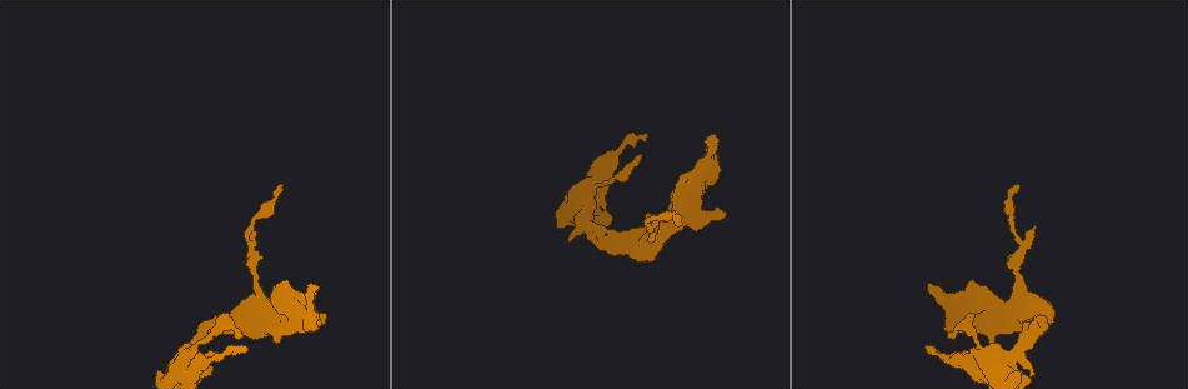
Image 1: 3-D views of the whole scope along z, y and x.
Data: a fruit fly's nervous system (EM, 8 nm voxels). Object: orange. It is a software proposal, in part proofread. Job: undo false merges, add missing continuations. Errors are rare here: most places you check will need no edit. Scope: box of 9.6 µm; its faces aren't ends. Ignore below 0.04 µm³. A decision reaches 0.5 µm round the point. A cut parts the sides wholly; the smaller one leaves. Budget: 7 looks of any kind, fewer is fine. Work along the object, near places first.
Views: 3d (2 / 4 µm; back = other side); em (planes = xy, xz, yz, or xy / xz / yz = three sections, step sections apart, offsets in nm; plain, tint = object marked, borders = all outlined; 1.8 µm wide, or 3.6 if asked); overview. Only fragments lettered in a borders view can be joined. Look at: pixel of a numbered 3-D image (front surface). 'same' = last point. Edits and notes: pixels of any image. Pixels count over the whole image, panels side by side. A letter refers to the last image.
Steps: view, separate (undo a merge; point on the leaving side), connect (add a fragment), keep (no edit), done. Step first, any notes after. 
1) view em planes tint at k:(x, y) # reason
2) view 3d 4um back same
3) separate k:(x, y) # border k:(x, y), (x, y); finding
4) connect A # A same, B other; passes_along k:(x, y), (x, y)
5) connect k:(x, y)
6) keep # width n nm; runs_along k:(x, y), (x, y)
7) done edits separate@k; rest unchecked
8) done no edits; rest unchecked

view 3d 2um at 1:(678, 224) # an open end

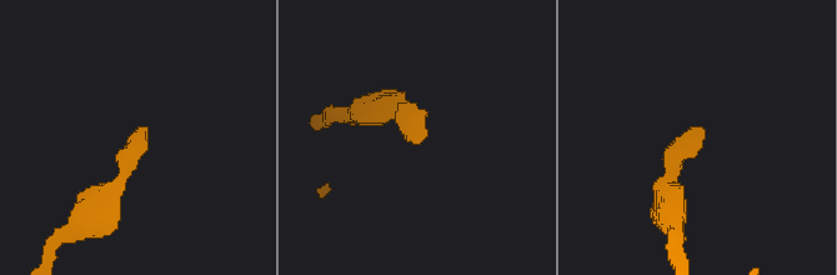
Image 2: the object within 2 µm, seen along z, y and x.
view em 3.6um xy step 8 tint at 2:(700, 129) # shape alone is not enough

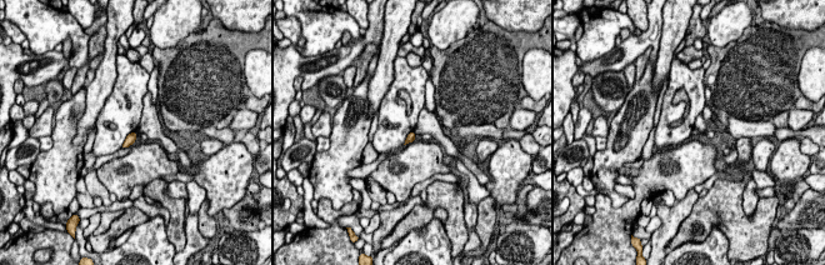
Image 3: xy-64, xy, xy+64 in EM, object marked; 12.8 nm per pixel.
view em 3.6um planes borders same

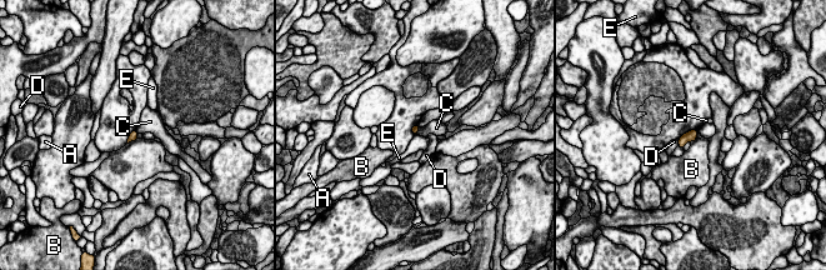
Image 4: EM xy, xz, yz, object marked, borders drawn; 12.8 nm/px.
keep # width 90 nm; A other, B other, C other, D other, E other; no lettered fragment goes on from it

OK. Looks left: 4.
view em planes tint at 1:(995, 315) # branch point

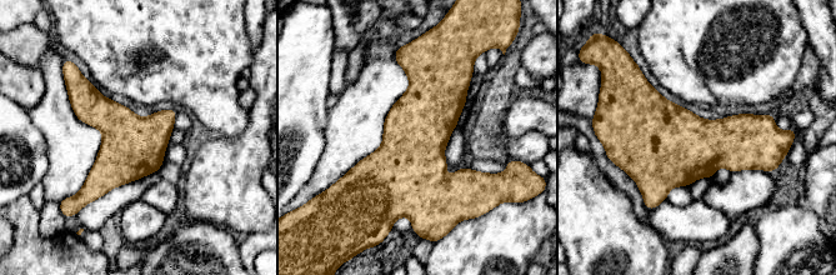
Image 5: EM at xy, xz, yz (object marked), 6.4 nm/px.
view em planes borders same

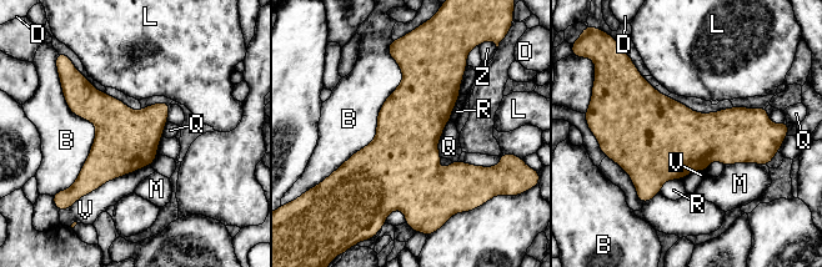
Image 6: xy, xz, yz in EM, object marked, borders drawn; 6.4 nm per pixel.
keep # longest_contact B 850 nm; B other, D other, L other, M other, Q other, R other, V other, Z other; border 6:(449, 120), (437, 145), (440, 156); one cell here

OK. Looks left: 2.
view em yz step 4 tint at 1:(198, 333) # thick turns thin

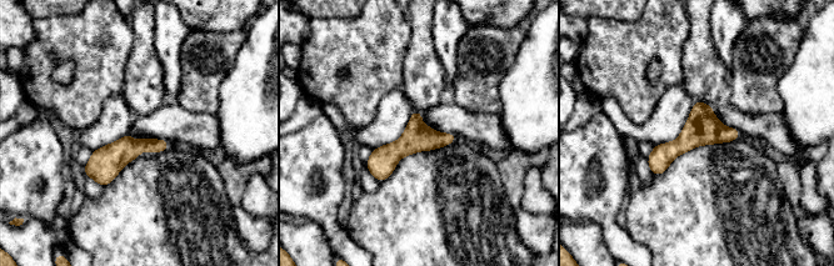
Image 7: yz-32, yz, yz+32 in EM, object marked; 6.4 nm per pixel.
view em planes borders same # cut it another way

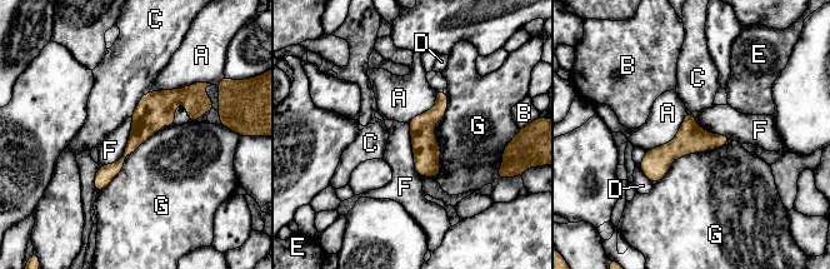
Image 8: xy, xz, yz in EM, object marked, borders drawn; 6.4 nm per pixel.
keep # A other, B other, C other, D other, E other, F other, G other; border 8:(131, 118), (124, 153), (100, 167); one cell here

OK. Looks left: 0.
done no edits; rest unchecked

